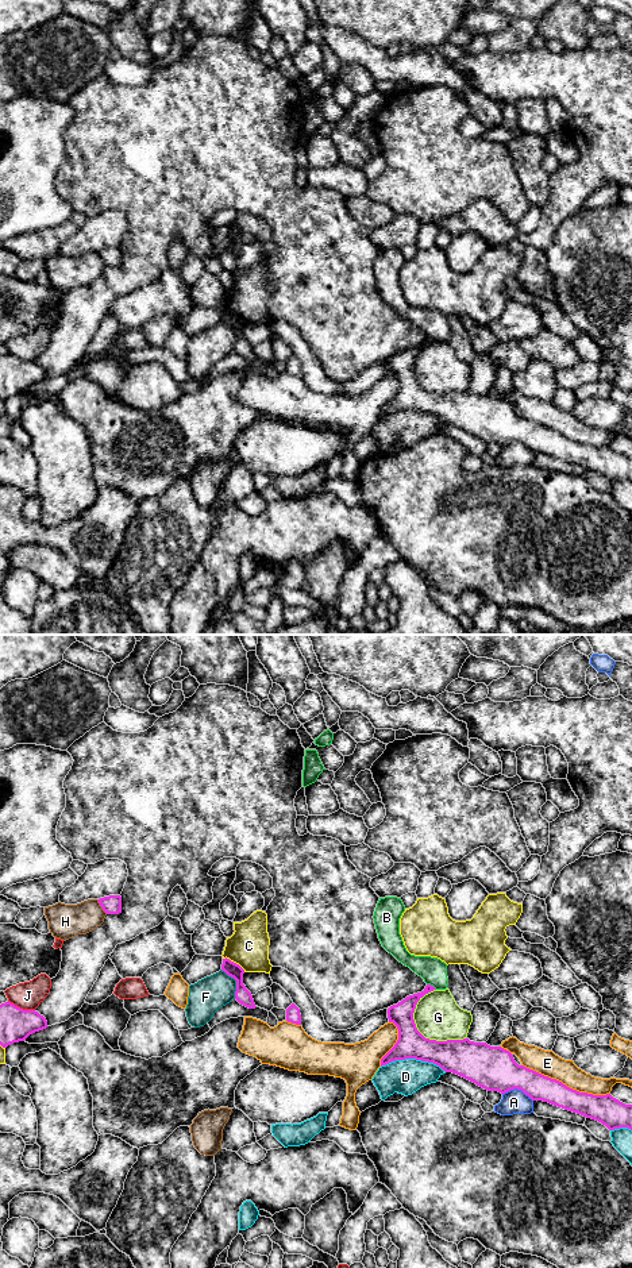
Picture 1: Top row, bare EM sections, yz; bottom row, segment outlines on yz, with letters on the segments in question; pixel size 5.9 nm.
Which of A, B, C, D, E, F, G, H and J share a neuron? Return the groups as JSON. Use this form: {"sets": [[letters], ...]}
{"sets": [["A"], ["B", "D"], ["C"], ["E"], ["F"], ["G"], ["H"], ["J"]]}

